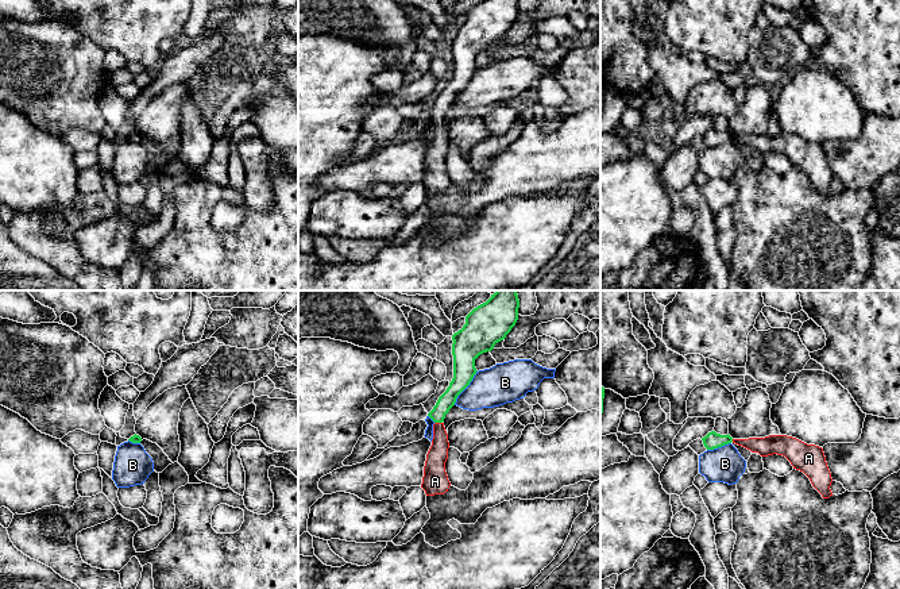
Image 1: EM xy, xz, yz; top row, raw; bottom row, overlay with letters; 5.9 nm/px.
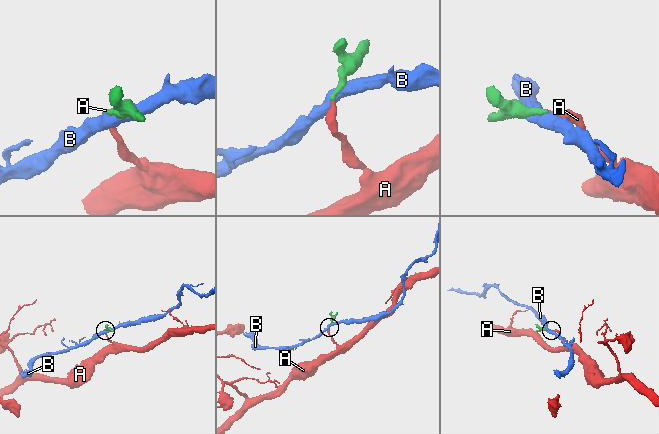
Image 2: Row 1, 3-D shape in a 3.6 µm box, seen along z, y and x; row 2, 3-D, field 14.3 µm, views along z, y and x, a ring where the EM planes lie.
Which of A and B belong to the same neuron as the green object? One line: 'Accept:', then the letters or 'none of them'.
Accept: A

